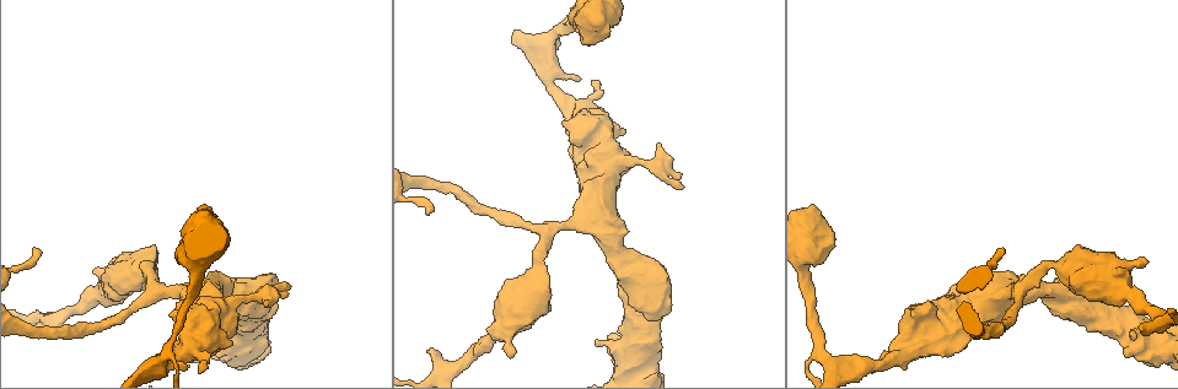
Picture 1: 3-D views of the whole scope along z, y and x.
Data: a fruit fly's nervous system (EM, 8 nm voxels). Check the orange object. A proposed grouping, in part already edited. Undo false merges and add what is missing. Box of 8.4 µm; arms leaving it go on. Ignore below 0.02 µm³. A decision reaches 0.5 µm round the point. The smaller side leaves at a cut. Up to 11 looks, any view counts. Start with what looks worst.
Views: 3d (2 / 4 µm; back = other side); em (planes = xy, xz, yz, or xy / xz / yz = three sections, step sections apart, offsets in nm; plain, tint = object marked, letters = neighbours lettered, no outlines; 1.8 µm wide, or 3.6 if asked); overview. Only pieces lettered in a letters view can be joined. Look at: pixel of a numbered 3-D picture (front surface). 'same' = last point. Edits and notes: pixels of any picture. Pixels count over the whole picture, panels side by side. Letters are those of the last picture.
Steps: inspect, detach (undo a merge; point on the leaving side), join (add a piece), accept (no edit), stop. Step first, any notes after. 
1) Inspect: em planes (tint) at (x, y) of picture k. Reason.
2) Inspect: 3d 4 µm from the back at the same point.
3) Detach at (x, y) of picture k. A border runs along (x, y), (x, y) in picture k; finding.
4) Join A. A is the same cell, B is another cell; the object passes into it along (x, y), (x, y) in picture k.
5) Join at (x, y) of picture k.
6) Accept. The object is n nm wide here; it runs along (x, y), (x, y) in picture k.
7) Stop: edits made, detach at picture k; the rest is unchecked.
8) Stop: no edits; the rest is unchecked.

Inspect: 3d 4 µm at (683, 187) of picture 1. Free end.

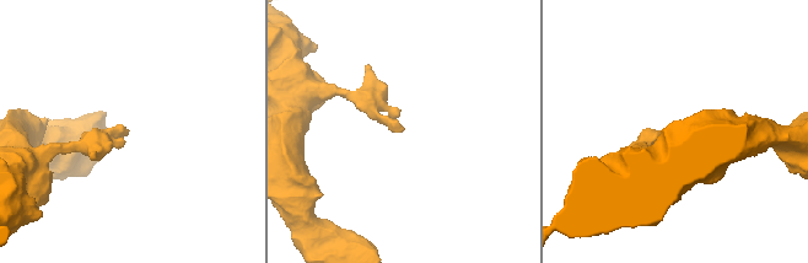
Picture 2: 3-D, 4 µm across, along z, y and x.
Inspect: em planes (letters) at (127, 132) of picture 2. Shape alone is not enough.

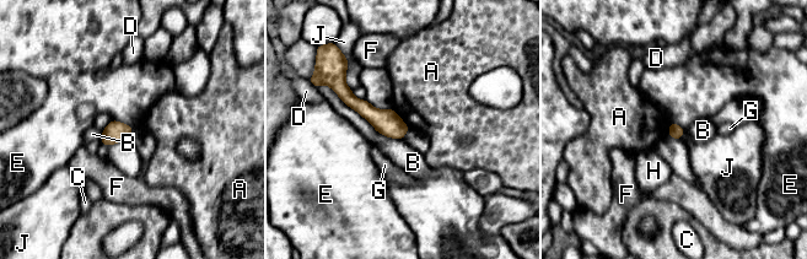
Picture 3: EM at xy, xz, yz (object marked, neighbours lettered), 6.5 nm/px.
Accept. The object is 90 nm wide here; A, B, C, D, E, F, G, H and J are other cells; a border runs along (112, 118), (133, 127) in picture 3; no lettered piece goes on from it.

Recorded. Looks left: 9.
Inspect: 3d 4 µm at (1139, 339) of picture 1. Sudden change in width.

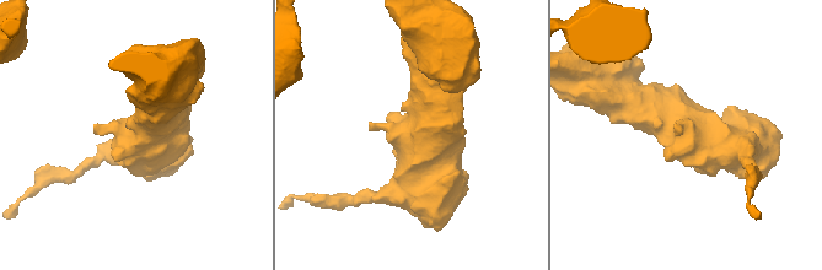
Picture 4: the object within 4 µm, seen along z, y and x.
Inspect: em 3.6 µm yz step 8 (tint) at (127, 135) of picture 4. Shape alone is not enough.

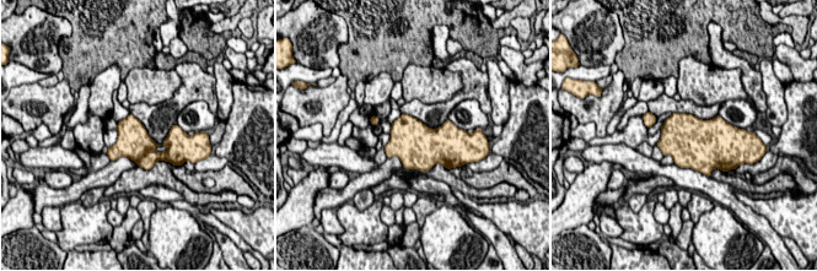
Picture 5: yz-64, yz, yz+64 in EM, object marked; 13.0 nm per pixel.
Inspect: em 3.6 µm planes (letters) at the same point.

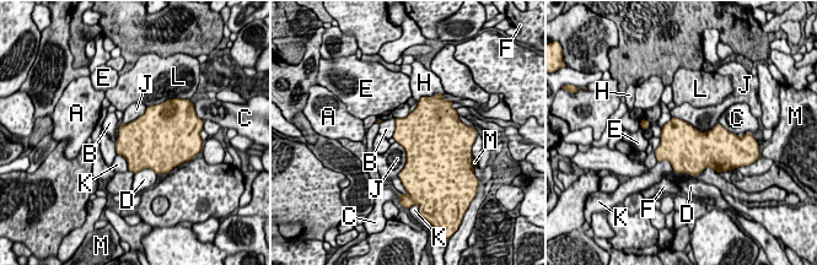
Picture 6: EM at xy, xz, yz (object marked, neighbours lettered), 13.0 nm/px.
Accept. The object is 550 nm wide here; the longest contact is with J, 750 nm; A, B, C, D, E, F, H, J, K, L and M are other cells; continuous, no second neuron.

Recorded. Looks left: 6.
Inspect: em xy step 8 (tint) at (1140, 332) of picture 1. Free end.

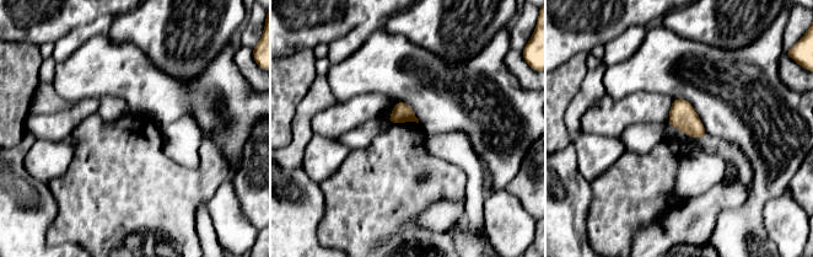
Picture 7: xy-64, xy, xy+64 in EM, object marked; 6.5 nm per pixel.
Inspect: em xy step 8 (letters) at the same point. See the neighbours.

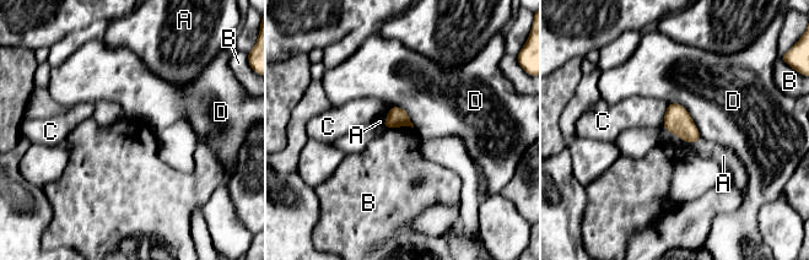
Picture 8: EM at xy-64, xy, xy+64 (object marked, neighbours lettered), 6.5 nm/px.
Accept. The object is 130 nm wide here; the longest contact is with D, 320 nm; A, B, C and D are other cells; no lettered piece goes on from it.

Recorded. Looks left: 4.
Inspect: 3d 4 µm at (1047, 289) of picture 1. Thin neck.

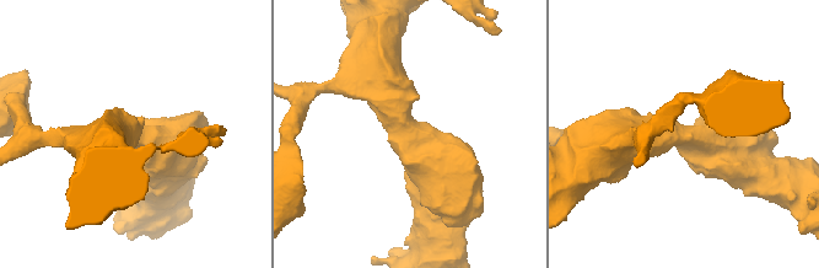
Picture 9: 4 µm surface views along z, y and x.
Inspect: em 3.6 µm planes (tint) at (683, 137) of picture 9. The arms are 600, 750 nm wide.

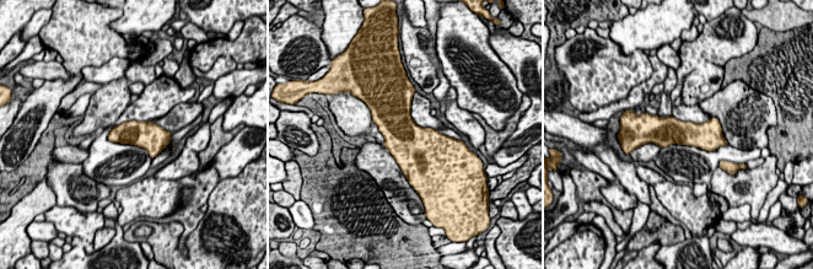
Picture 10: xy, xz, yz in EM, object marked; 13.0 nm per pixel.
Inspect: em 3.6 µm planes (letters) at the same point. What lies round it.

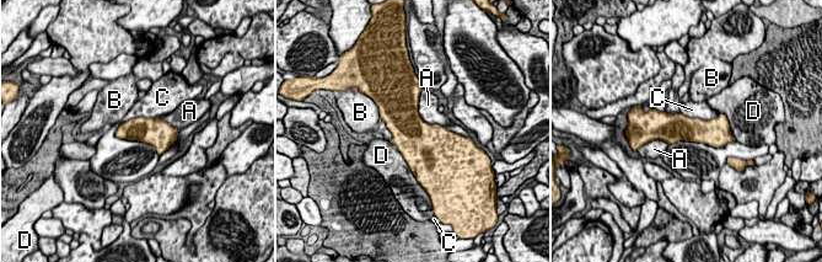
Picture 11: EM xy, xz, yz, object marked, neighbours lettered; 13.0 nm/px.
Accept. The object is 340 nm wide here; A, B, C and D are other cells; one neuron here.

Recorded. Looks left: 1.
Stop: no edits; the rest is unchecked.

